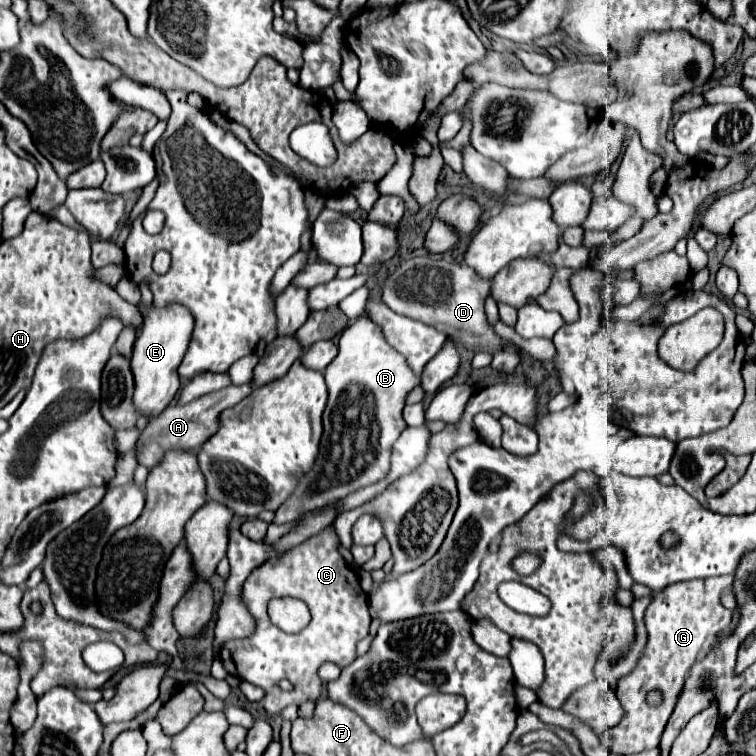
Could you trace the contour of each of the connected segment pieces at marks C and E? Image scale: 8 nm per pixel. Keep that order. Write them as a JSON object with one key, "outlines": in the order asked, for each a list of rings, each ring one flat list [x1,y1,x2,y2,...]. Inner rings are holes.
{"outlines":[[[327,527,301,545,295,545,279,559,265,561,253,569,243,583,241,601,255,619,255,631,251,637,223,643,219,657,229,673,235,673,241,681,249,681,267,691,261,705,269,713,281,713,289,703,301,705,307,699,317,699,323,691,317,667,325,661,333,661,339,667,353,663,357,641,369,633,371,617,367,611,367,595,359,585,357,573,349,569,339,553,339,537,333,527],[275,595,289,595,307,603,311,621,297,635,283,633,271,623,267,603,269,597],[279,679,289,679,295,685,295,691,281,693,275,687]],[[149,307,147,315,143,317,143,329,137,335,133,357,131,357,131,371,135,379,133,391,133,407,137,415,153,419,157,417,177,395,179,391,179,375,177,367,189,347,189,333,193,331,193,319,189,311,183,307]]]}

